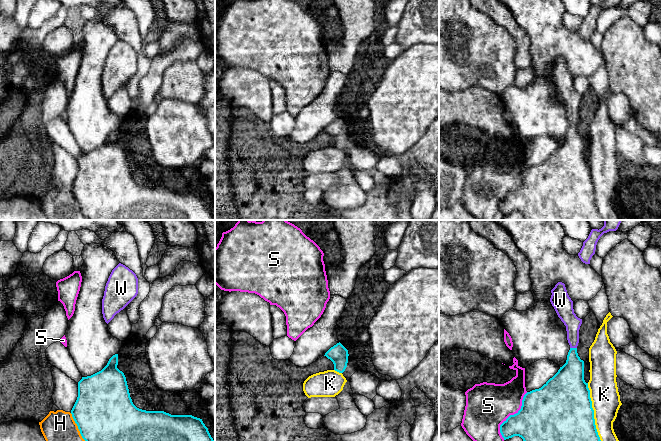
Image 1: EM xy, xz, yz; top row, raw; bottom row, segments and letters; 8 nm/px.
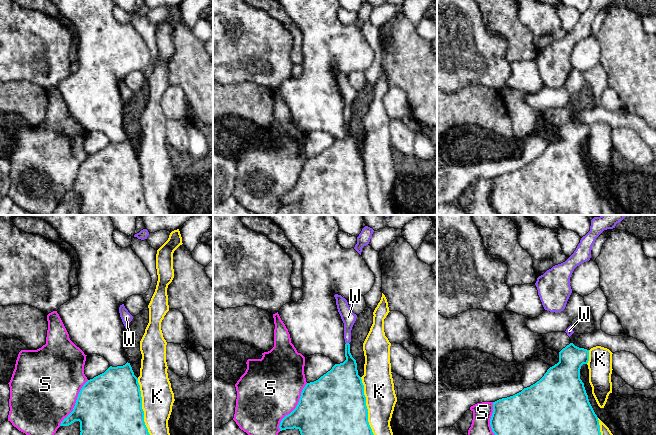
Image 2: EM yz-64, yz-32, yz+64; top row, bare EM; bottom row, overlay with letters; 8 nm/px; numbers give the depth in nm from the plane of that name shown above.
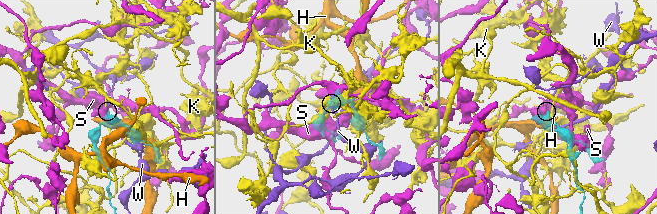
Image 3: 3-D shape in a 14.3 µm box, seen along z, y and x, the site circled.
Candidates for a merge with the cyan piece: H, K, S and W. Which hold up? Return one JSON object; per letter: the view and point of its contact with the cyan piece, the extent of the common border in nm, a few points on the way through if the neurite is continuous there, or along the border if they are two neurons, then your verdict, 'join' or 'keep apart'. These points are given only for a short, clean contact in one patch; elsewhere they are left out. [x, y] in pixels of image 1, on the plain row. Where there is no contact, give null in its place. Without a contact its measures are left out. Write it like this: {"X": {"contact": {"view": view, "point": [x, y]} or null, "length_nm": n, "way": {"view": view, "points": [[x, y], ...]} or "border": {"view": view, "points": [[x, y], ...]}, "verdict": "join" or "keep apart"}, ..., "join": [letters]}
{"H": {"contact": {"view": "xy", "point": [78, 204]}, "length_nm": 280, "verdict": "keep apart"}, "K": {"contact": {"view": "yz", "point": [593, 189]}, "length_nm": 500, "verdict": "keep apart"}, "S": {"contact": {"view": "yz", "point": [511, 191]}, "length_nm": 440, "verdict": "keep apart"}, "W": {"contact": {"view": "yz", "point": [573, 124]}, "length_nm": 60, "way": {"view": "yz", "points": [[570, 153], [573, 146], [573, 124], [571, 97]]}, "verdict": "join"}, "join": ["W"]}

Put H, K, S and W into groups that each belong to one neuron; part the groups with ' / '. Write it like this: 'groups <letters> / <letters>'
groups H / K / S / W

